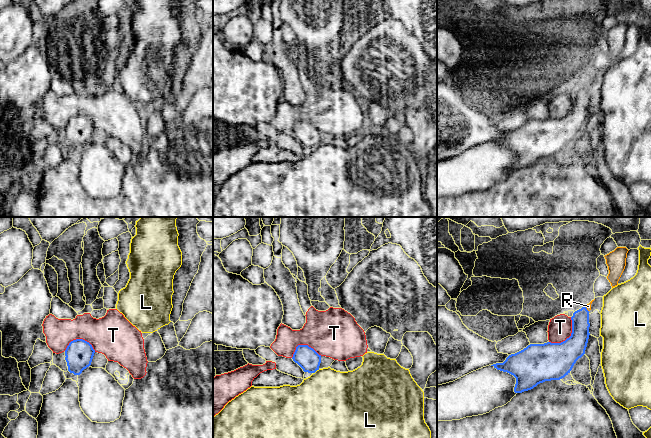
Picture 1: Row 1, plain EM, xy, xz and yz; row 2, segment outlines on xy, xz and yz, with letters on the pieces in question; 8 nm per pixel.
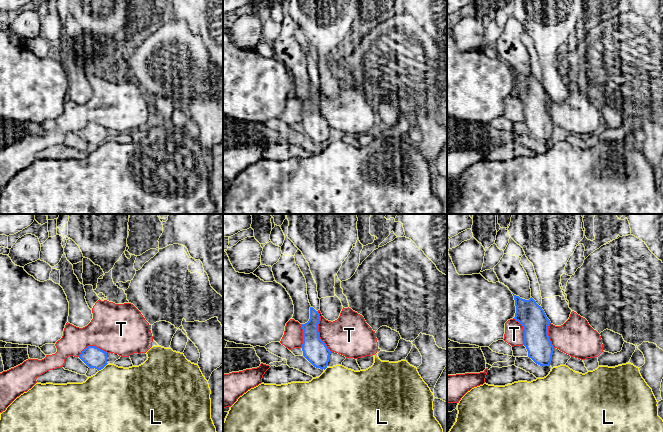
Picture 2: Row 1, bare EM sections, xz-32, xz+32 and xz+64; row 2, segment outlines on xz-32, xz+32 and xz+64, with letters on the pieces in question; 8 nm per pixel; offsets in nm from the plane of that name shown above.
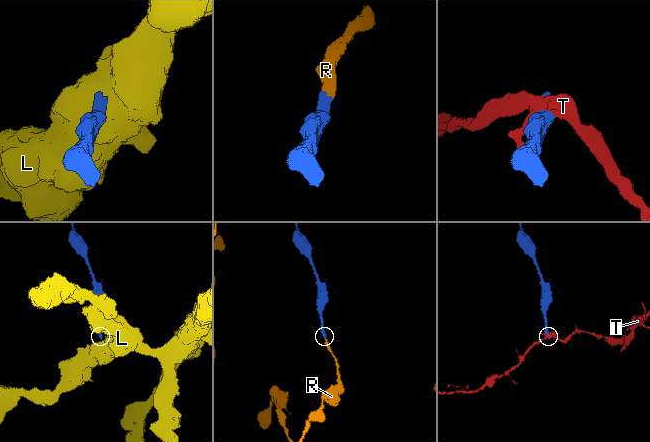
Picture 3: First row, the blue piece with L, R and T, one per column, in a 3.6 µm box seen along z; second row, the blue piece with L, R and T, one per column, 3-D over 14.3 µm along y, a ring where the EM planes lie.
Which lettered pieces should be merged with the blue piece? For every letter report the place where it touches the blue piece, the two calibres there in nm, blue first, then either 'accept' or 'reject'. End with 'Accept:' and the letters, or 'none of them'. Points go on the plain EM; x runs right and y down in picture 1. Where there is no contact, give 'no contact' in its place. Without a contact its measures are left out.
L: contact xz (316, 146); calibres 180 and 460 nm; reject
R: contact yz (586, 85); calibres 150 and 50 nm; accept
T: contact yz (569, 113); calibres 300 and 190 nm; reject
Accept: R

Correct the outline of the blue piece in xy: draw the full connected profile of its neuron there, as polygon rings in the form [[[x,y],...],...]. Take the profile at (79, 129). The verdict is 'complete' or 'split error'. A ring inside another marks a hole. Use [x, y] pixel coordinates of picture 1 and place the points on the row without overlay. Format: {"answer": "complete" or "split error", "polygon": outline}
{"answer": "complete", "polygon": [[[83,115],[71,117],[65,126],[68,147],[74,151],[80,151],[91,141],[94,129],[95,126],[89,118]]]}

